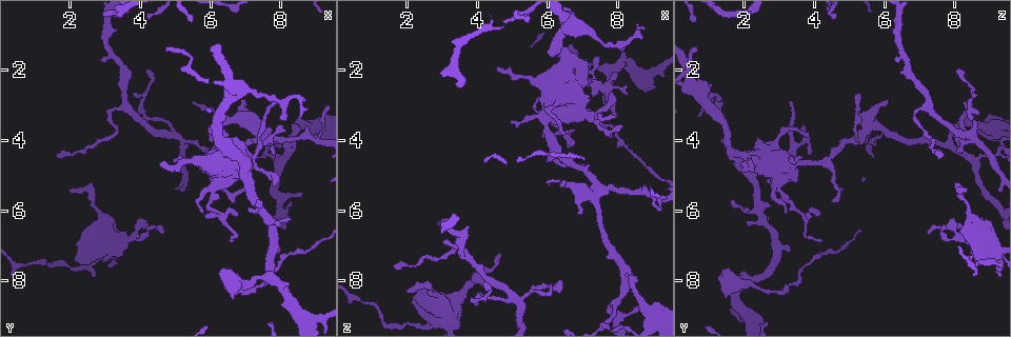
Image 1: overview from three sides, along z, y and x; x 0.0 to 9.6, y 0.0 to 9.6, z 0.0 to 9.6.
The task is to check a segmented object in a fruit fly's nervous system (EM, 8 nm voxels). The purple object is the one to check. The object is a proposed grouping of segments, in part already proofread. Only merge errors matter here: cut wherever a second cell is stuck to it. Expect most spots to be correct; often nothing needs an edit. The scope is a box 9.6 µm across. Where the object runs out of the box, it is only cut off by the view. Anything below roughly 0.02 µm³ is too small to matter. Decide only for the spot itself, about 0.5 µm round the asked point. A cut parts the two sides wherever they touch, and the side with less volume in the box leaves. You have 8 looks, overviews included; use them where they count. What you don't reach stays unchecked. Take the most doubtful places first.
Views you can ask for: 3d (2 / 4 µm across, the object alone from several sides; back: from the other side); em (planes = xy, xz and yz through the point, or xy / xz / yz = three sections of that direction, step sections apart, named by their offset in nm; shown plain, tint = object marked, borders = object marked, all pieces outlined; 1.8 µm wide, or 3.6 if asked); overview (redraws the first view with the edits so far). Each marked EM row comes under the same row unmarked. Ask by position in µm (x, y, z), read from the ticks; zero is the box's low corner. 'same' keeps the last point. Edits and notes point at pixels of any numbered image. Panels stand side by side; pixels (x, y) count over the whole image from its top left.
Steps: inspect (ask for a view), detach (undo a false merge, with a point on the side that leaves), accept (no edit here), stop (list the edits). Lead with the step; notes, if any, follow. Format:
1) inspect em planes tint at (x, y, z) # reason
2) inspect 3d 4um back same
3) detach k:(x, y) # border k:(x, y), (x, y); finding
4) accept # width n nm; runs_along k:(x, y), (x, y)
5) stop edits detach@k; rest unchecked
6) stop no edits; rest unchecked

inspect 3d 4um at (6.35, 4.80, 2.85) # calibre changes

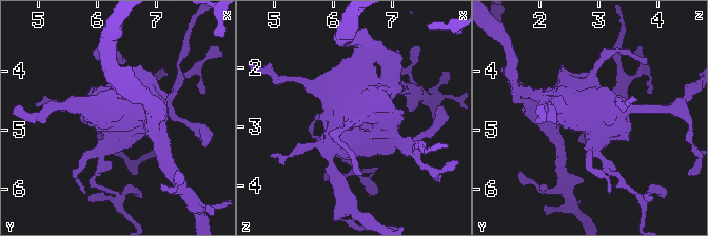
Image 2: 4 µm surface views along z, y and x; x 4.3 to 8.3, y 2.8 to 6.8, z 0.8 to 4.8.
inspect em planes tint same # now the EM

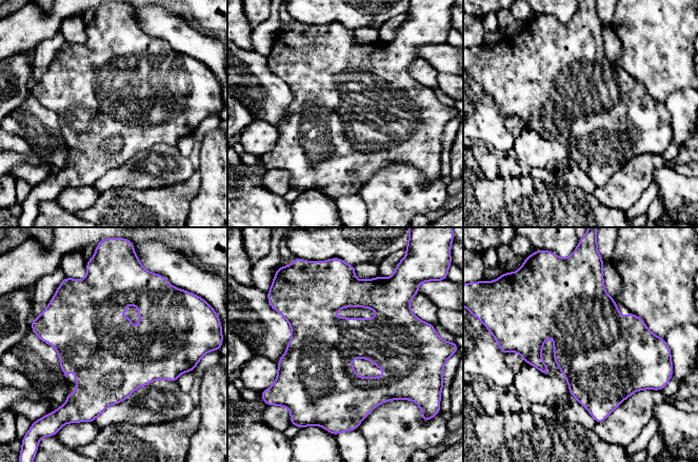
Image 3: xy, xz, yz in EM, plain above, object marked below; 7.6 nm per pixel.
accept # one cell here

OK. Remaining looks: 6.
inspect 3d 4um at (2.90, 6.90, 8.75) # calibre changes

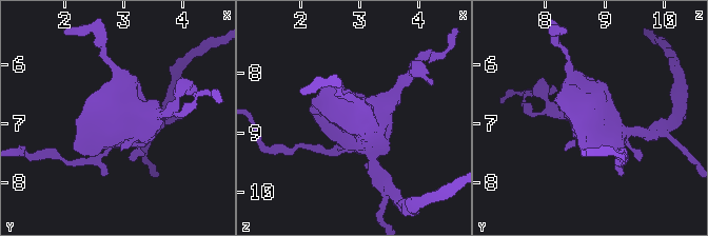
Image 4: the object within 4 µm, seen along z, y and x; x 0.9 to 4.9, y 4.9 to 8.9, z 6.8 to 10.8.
inspect em 3.6um xy step 16 tint at (2.90, 6.95, 8.75) # need the tissue

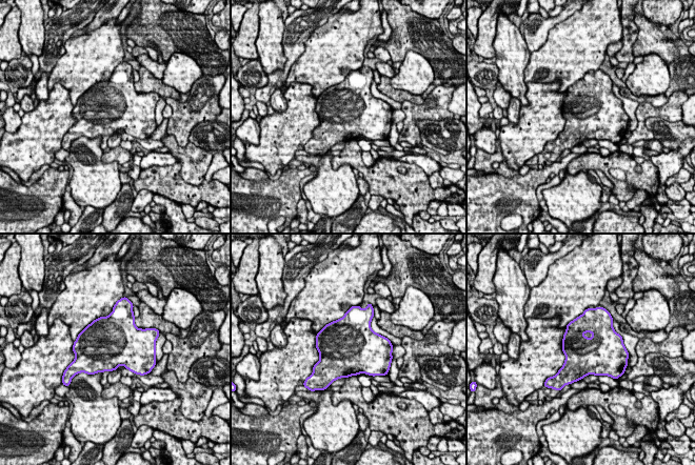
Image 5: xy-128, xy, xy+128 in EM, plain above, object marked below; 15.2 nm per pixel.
inspect em 3.6um planes tint same # cut it another way

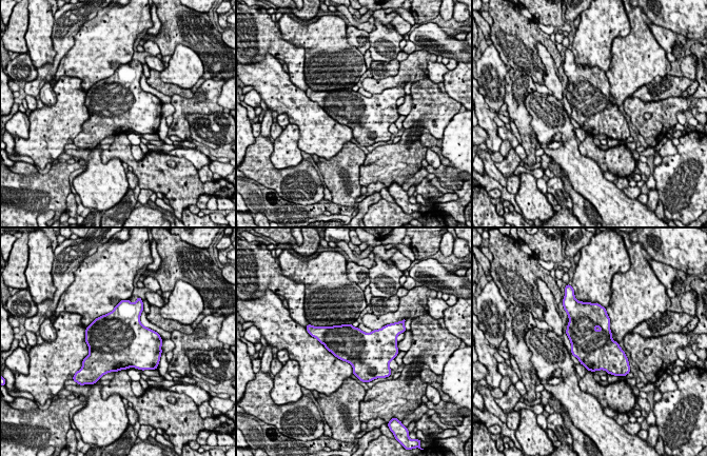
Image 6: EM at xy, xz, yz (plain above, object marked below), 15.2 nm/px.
accept # one cell here

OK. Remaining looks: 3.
inspect em planes tint at (6.85, 8.10, 1.90) # sharp bend

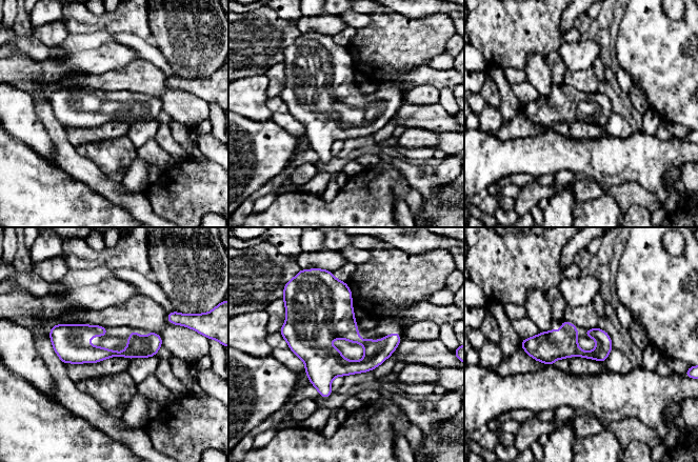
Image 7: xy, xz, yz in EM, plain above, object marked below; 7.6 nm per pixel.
accept # width 130 nm; runs_along 7:(52, 333), (85, 354), (159, 343); all the same cell

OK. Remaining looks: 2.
stop no edits; rest unchecked

